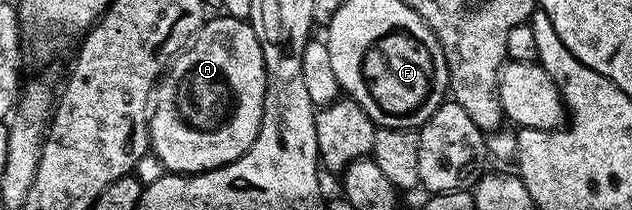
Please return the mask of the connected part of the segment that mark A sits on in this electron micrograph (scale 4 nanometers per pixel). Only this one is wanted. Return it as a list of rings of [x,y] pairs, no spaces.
[[[221,16],[203,21],[198,33],[190,40],[190,44],[185,46],[179,54],[170,59],[170,65],[166,67],[161,78],[158,79],[157,86],[154,87],[152,95],[152,105],[148,110],[148,129],[150,131],[150,150],[161,160],[167,171],[176,174],[202,174],[206,170],[215,170],[221,166],[227,166],[229,162],[234,162],[256,140],[260,132],[262,123],[262,113],[264,112],[264,88],[266,87],[266,69],[264,68],[264,52],[260,52],[260,40],[256,40],[256,32],[250,27],[249,21],[240,18]]]

